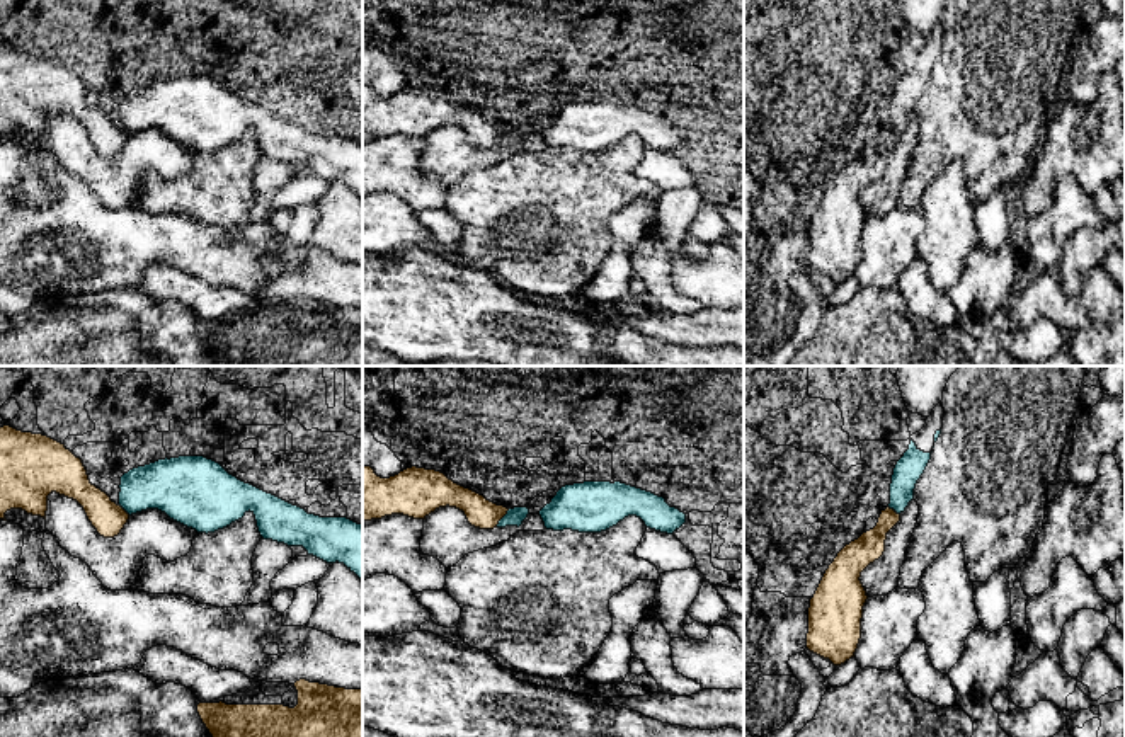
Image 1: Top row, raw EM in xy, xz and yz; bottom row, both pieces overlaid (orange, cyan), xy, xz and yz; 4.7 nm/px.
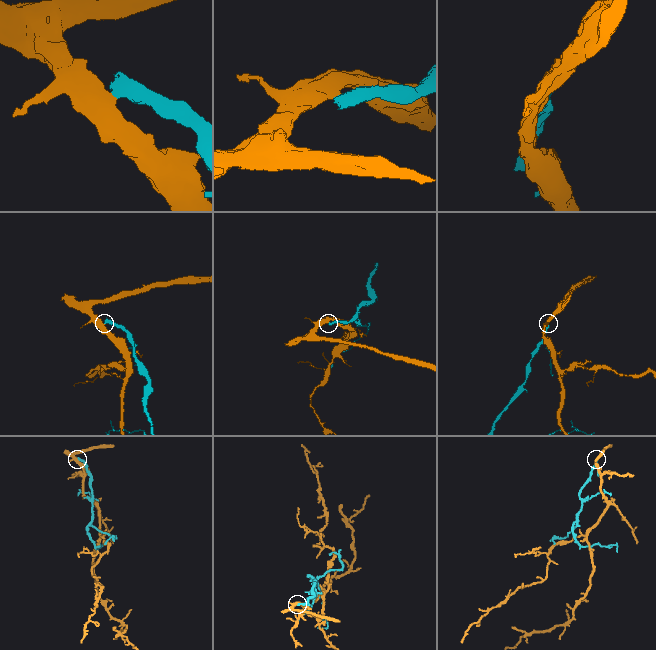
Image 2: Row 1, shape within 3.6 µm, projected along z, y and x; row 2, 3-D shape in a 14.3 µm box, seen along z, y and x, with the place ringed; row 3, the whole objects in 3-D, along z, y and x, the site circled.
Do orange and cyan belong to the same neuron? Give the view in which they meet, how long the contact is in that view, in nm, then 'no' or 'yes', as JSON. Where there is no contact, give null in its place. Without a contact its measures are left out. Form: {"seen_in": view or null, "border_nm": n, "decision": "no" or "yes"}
{"seen_in": "xz", "border_nm": 110, "decision": "no"}

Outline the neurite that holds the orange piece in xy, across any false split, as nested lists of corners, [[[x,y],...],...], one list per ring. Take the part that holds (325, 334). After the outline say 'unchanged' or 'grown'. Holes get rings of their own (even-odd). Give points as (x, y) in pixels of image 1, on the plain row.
[[[300,298],[298,323],[199,322],[197,332],[214,366],[363,366],[363,308],[345,308]]]; unchanged

